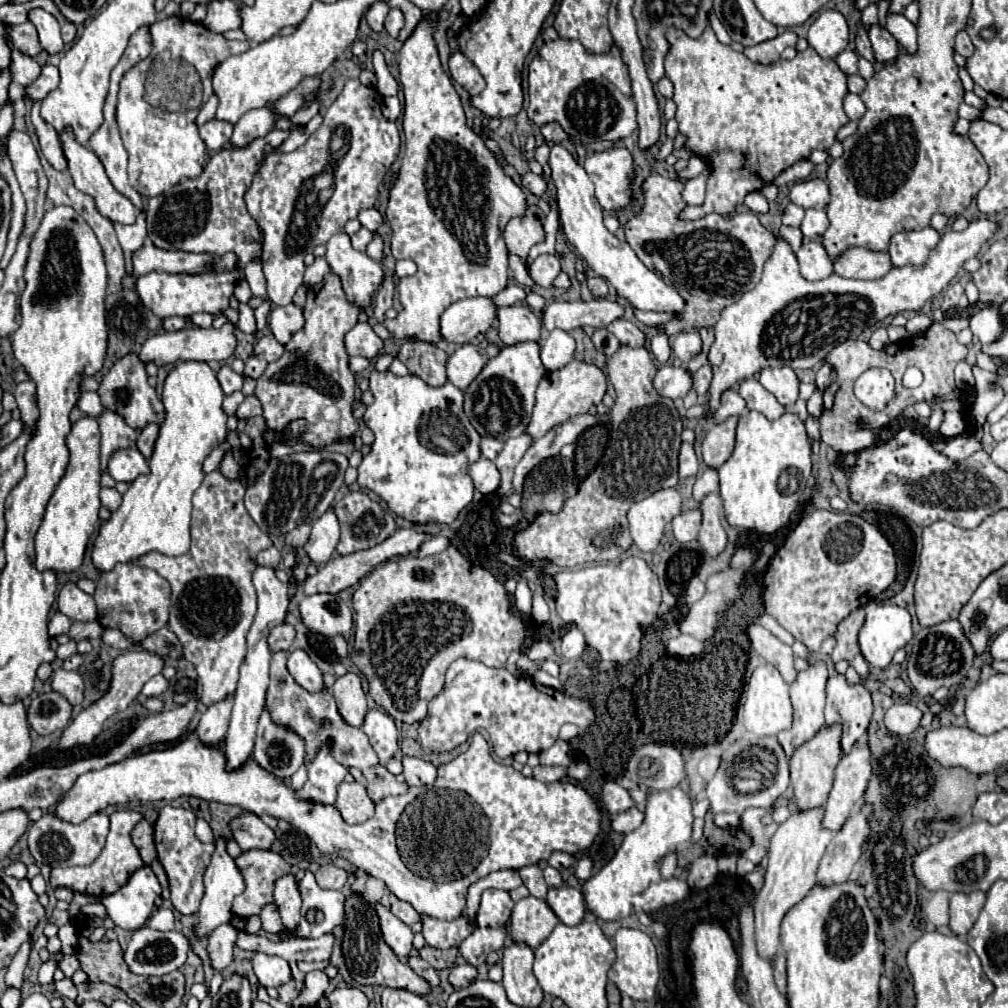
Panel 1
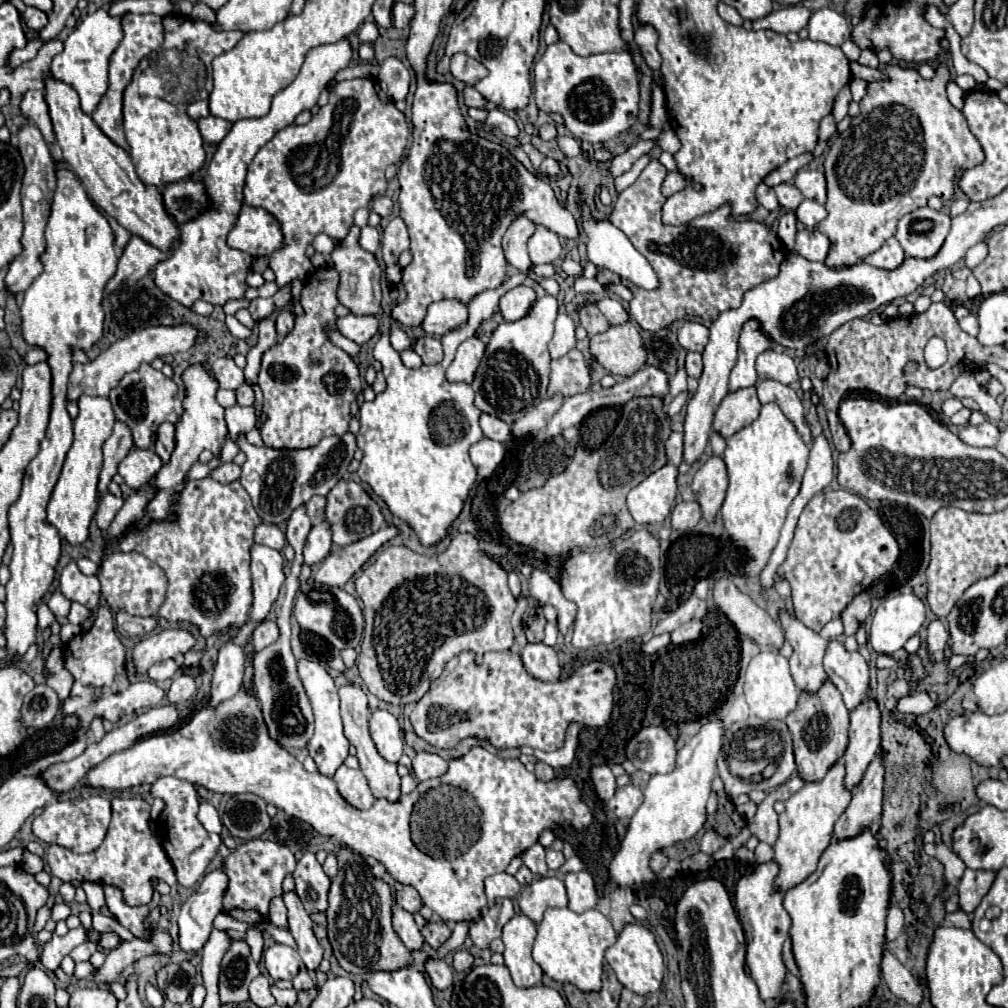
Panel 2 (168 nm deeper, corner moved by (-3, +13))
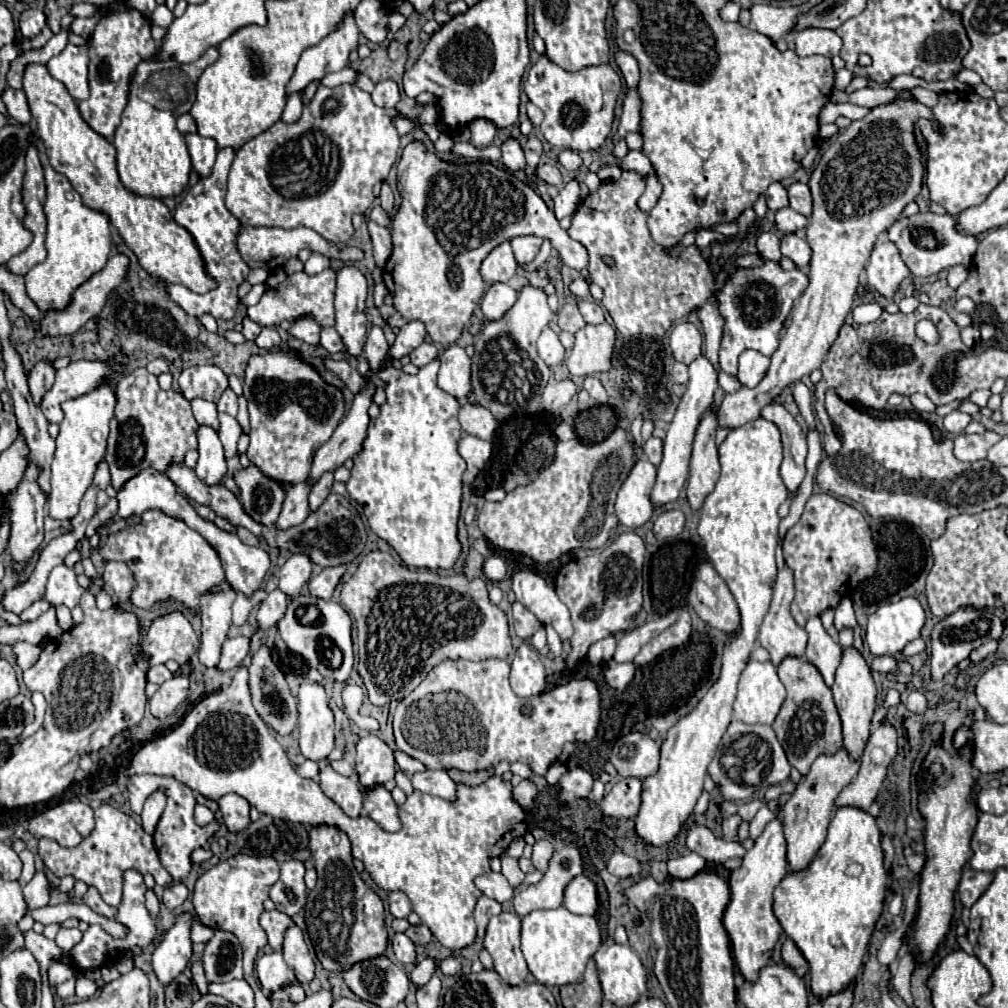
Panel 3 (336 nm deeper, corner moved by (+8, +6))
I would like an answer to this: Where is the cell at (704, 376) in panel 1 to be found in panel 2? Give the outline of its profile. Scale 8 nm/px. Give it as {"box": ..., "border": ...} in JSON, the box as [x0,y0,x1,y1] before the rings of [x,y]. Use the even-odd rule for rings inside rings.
{"box":[686,352,702,378],"border":[[[688,352],[688,356],[686,356],[686,372],[688,372],[688,376],[692,376],[692,378],[700,378],[700,374],[702,374],[702,356],[698,354],[698,352]]]}

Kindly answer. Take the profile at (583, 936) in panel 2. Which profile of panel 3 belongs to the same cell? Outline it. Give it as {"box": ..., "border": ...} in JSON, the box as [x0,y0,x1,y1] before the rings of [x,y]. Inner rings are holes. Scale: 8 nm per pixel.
{"box":[521,905,601,985],"border":[[[563,905],[557,909],[541,909],[521,919],[521,951],[529,971],[543,985],[567,985],[583,979],[587,961],[601,945],[601,931],[595,917],[573,915]]]}

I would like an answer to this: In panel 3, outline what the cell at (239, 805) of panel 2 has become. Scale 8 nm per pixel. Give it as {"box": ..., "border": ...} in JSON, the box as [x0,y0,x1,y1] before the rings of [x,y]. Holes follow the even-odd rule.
{"box":[219,793,251,831],"border":[[[229,793],[225,797],[221,797],[219,801],[219,809],[223,813],[223,821],[227,825],[229,831],[243,831],[251,821],[249,821],[249,801],[243,799],[241,795]]]}

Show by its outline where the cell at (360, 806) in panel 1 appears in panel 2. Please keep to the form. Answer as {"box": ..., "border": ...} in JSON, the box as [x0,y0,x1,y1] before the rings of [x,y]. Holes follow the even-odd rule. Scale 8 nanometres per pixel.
{"box":[334,766,376,810],"border":[[[340,766],[334,774],[334,782],[338,786],[340,796],[358,810],[368,810],[376,802],[374,794],[368,790],[368,780],[364,778],[362,770]]]}

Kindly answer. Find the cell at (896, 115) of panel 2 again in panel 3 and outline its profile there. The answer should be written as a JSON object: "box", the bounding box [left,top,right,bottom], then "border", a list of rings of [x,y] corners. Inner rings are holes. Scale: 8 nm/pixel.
{"box":[719,99,931,429],"border":[[[897,99],[895,103],[873,107],[869,115],[839,131],[821,153],[819,165],[809,179],[813,195],[813,213],[807,225],[807,243],[813,251],[809,285],[795,301],[789,325],[779,341],[779,349],[771,355],[769,371],[761,383],[753,389],[741,387],[719,403],[721,427],[735,429],[757,419],[761,409],[785,387],[821,367],[853,307],[859,275],[875,241],[899,219],[903,207],[921,193],[923,165],[915,143],[915,123],[921,117],[931,119],[931,109],[915,99]]]}

